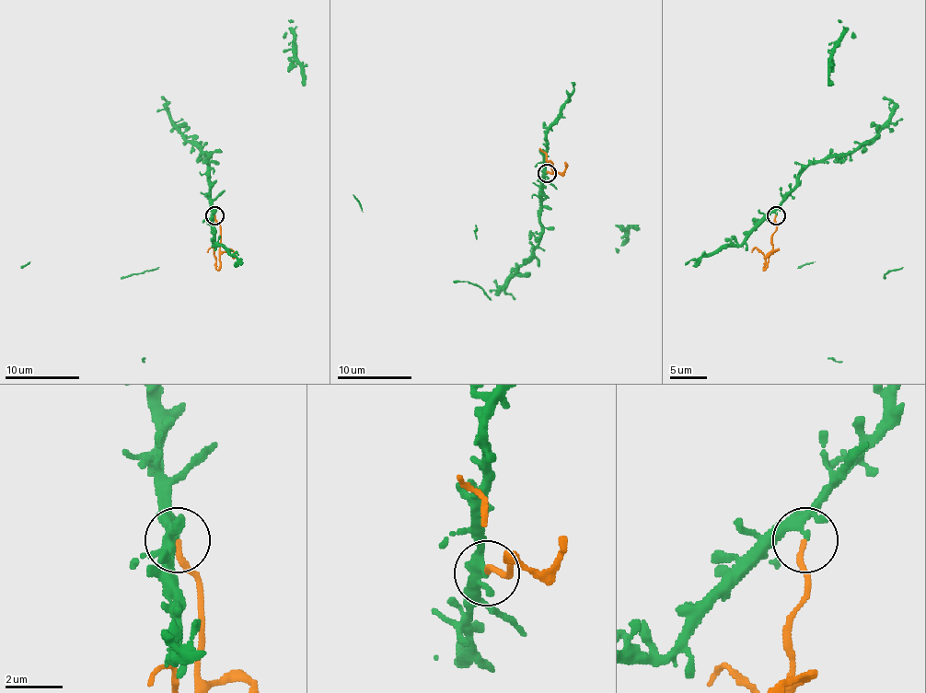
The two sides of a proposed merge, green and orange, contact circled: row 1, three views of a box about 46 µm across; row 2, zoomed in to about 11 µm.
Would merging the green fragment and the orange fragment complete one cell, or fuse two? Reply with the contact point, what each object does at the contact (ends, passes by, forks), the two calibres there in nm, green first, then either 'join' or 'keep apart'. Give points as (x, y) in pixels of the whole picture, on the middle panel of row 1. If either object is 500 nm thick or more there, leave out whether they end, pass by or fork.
place (547, 173); green forks; orange ends; calibres 190 and 170 nm; keep apart

